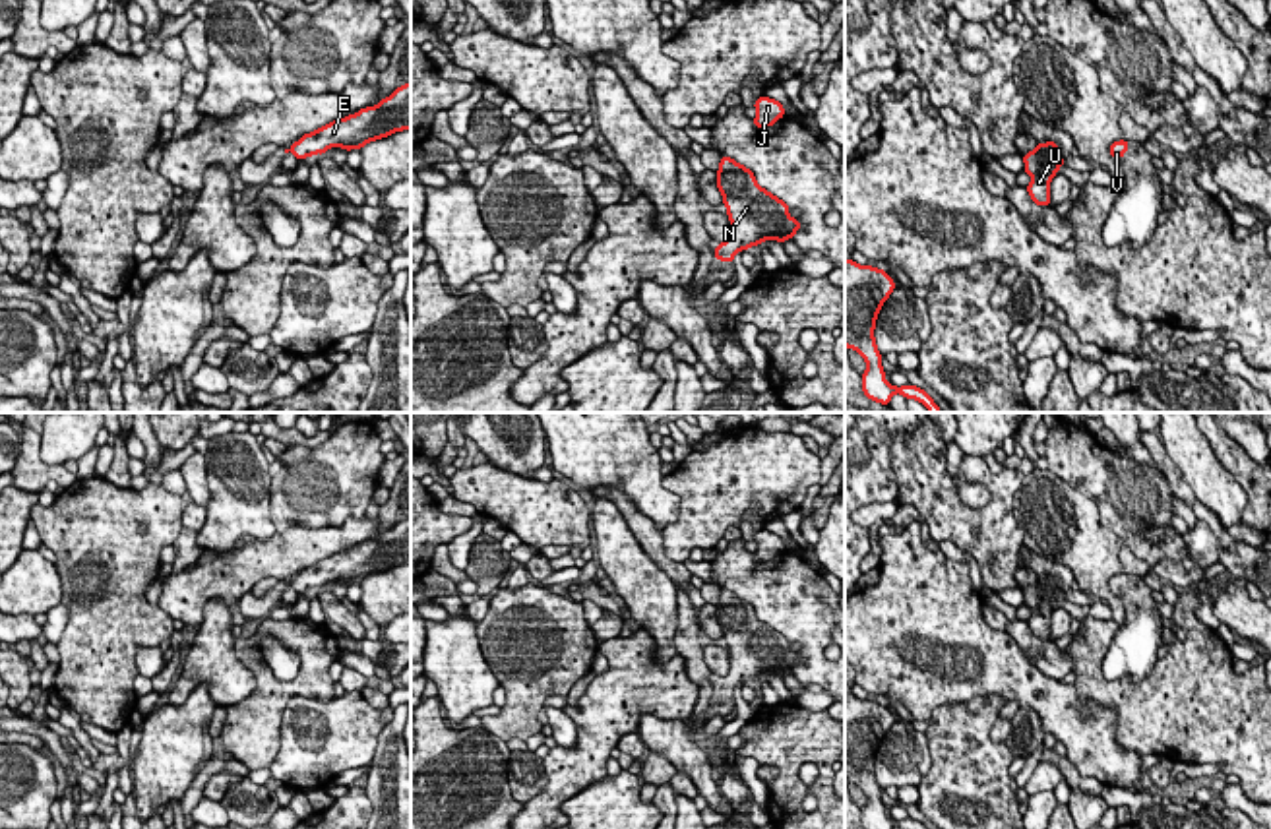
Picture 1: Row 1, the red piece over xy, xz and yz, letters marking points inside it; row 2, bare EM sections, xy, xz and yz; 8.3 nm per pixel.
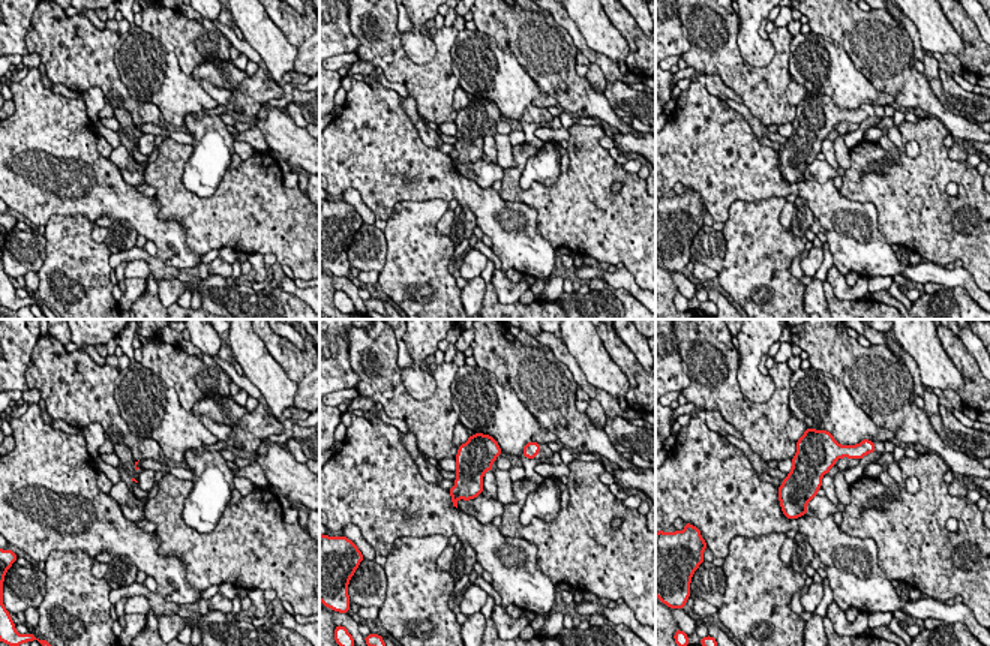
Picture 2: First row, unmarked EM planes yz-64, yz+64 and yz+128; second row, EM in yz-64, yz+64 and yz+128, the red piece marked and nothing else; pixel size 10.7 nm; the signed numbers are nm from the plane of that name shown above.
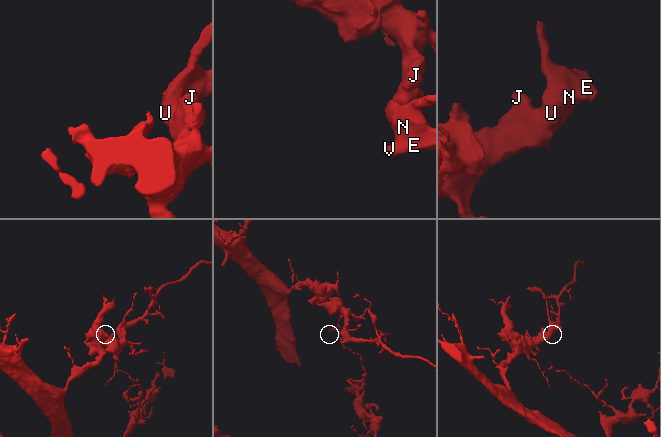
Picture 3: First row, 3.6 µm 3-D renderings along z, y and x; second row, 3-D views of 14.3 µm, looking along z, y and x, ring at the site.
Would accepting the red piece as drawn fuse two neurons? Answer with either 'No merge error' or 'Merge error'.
No merge error

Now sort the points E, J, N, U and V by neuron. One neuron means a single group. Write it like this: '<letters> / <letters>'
E J N U V

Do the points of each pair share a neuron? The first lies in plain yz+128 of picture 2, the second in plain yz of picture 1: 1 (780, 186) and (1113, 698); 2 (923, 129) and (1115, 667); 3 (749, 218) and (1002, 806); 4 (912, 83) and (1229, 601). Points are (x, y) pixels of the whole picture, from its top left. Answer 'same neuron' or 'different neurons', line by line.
1: different neurons
2: different neurons
3: same neuron
4: different neurons

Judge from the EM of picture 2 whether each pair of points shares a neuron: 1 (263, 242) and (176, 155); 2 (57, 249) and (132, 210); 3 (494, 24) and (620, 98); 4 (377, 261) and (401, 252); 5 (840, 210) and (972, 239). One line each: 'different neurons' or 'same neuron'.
1: same neuron
2: different neurons
3: different neurons
4: different neurons
5: different neurons

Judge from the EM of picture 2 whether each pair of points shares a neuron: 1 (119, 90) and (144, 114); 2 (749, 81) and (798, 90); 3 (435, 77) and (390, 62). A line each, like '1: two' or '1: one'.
1: one
2: two
3: one

